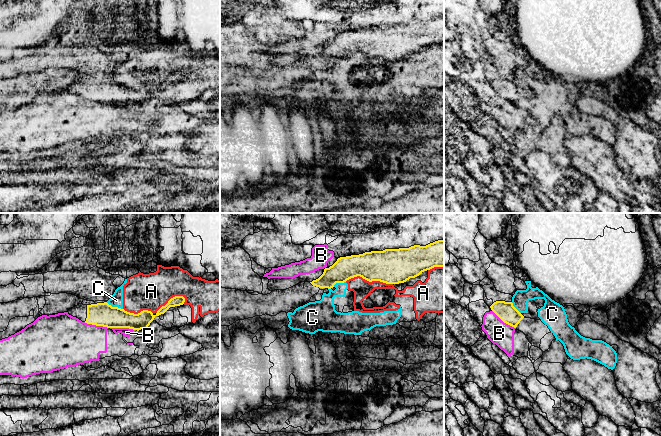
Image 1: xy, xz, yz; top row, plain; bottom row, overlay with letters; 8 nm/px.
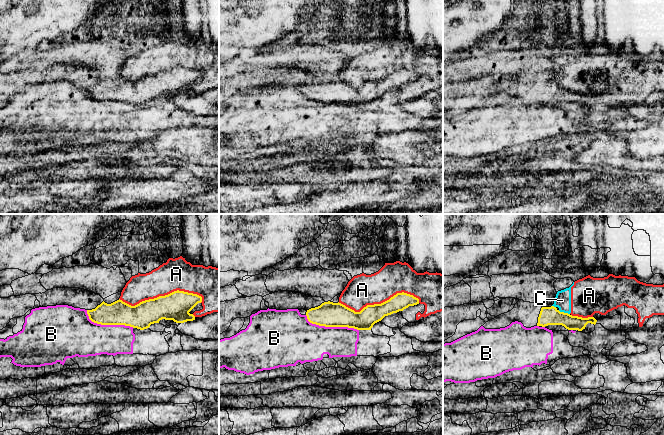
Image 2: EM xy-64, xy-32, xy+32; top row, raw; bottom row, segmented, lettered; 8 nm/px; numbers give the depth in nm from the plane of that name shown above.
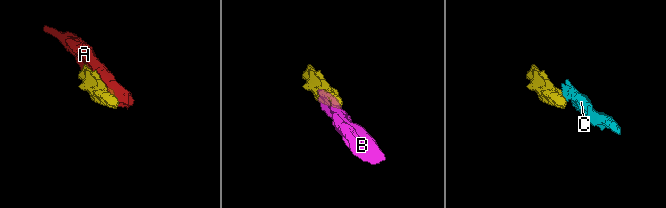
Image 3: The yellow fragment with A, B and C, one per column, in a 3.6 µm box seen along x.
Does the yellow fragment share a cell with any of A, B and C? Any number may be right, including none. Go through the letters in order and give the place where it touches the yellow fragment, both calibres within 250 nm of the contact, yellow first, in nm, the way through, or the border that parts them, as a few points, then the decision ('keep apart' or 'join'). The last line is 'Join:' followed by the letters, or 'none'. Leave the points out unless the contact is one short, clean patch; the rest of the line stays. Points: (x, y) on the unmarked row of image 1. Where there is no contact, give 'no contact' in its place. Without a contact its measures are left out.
A: meets yellow in xz at (369, 57); 280 nm thick on the yellow side, 150 nm on the other; keep apart
B: meets yellow in xy at (122, 103); 190 nm thick on the yellow side, 70 nm on the other; border along xy (110, 103), (128, 103), (133, 106); keep apart
C: meets yellow in xy at (114, 83); 190 nm thick on the yellow side, 100 nm on the other; border along xy (106, 78), (122, 85); keep apart
Join: none

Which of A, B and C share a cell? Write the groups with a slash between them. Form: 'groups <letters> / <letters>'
groups A C / B

